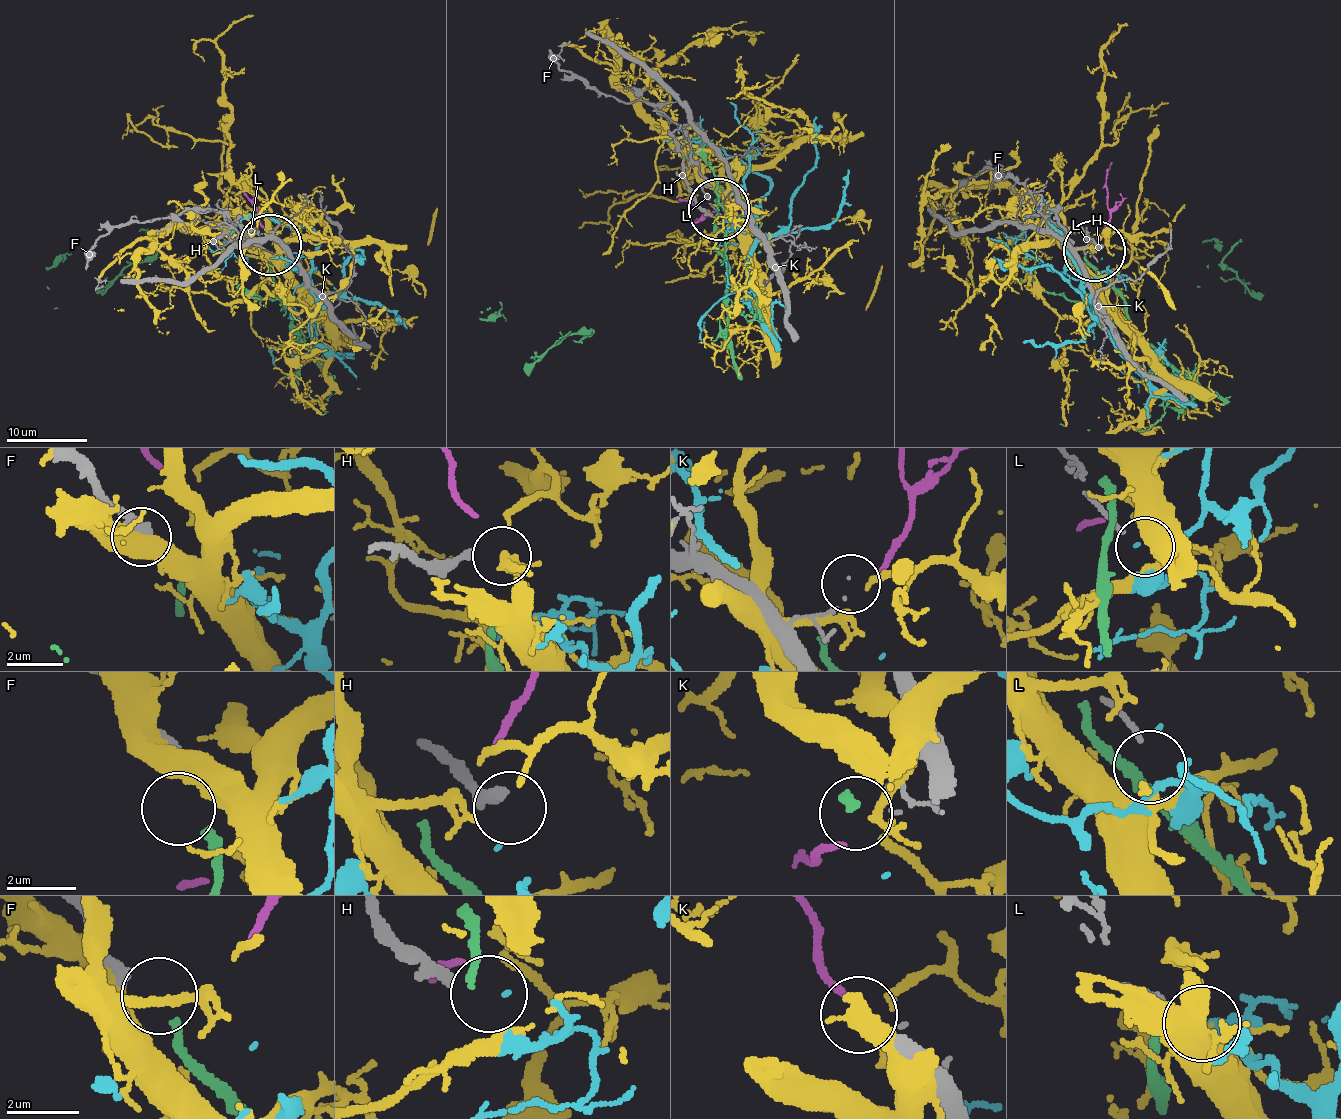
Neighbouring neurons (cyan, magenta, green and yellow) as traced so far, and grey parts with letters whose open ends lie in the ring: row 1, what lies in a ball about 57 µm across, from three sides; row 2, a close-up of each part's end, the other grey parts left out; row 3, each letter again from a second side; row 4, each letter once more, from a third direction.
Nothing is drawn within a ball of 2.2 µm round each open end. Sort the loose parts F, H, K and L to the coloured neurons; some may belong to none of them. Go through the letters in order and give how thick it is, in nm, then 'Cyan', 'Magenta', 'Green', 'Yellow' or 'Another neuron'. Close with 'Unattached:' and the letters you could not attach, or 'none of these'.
F: Thickness 400 nm. Green
H: Thickness 320 nm. Another neuron
K: Thickness 50 nm. Magenta
L: Thickness 140 nm. Yellow
Unattached: H

